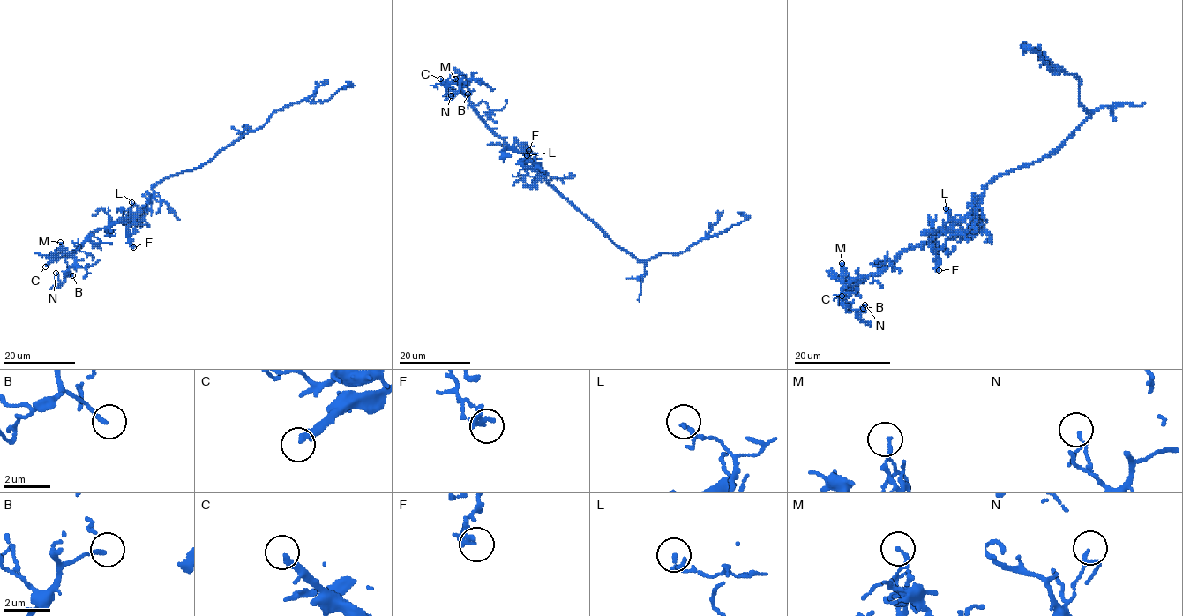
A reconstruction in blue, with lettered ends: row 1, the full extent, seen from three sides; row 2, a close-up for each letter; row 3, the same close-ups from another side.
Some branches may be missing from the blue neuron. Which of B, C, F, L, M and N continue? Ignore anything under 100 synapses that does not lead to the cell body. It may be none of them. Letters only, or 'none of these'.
C

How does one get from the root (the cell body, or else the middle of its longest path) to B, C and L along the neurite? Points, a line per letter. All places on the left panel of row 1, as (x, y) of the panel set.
B: (176, 173), (156, 184), (151, 200), (138, 212), (94, 230), (73, 252), (75, 264), (64, 276), (72, 275)
C: (176, 173), (156, 184), (151, 200), (138, 212), (94, 230), (77, 249), (53, 258), (45, 266)
L: (176, 173), (154, 186), (153, 196), (142, 209), (138, 207), (139, 210), (140, 207), (131, 202)

